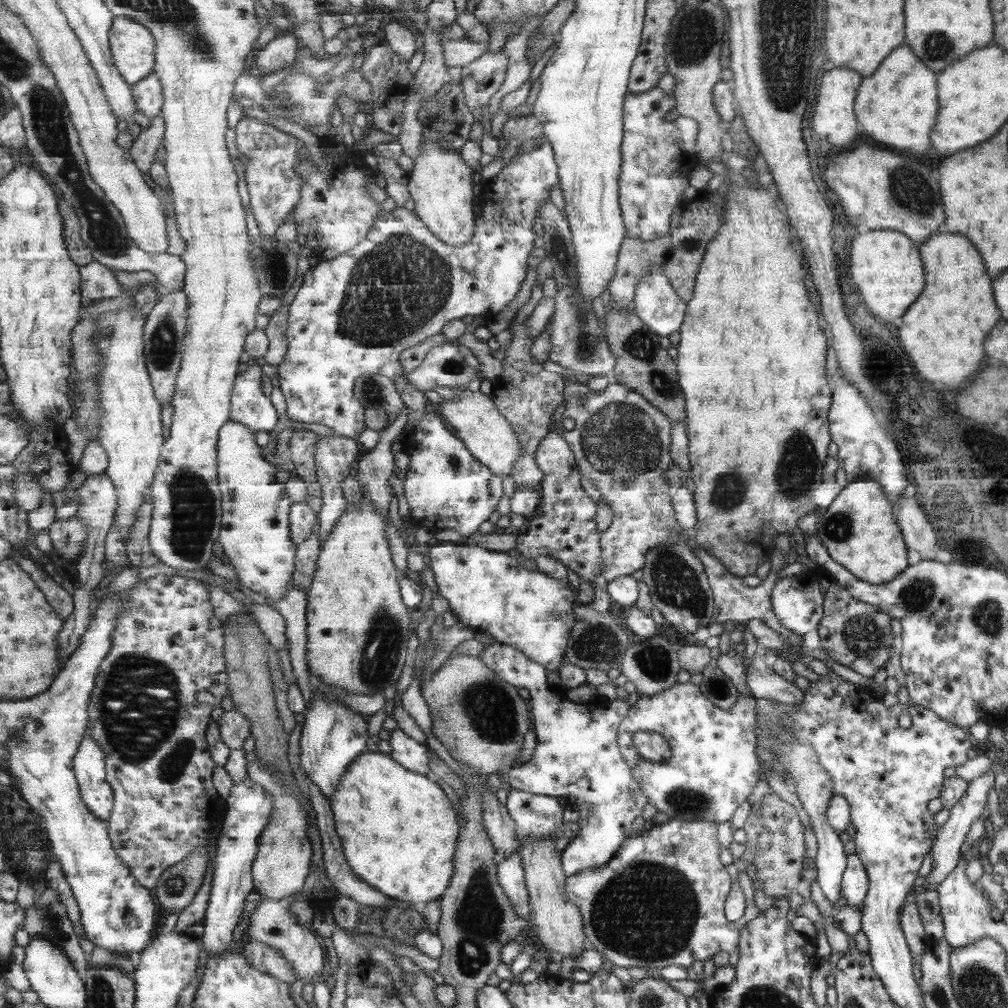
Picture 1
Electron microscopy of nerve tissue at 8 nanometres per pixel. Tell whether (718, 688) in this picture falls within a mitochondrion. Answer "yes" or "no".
no

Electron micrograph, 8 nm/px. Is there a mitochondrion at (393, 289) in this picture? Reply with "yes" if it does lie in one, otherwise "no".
yes

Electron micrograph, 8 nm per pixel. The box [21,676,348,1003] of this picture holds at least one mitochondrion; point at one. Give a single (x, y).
(52, 922)

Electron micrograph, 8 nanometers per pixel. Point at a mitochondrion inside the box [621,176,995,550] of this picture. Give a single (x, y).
(796, 470)

